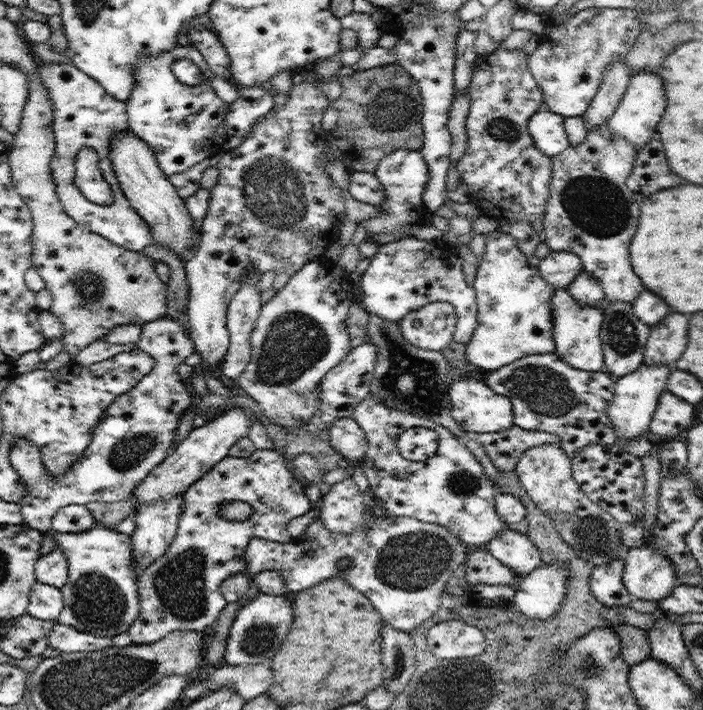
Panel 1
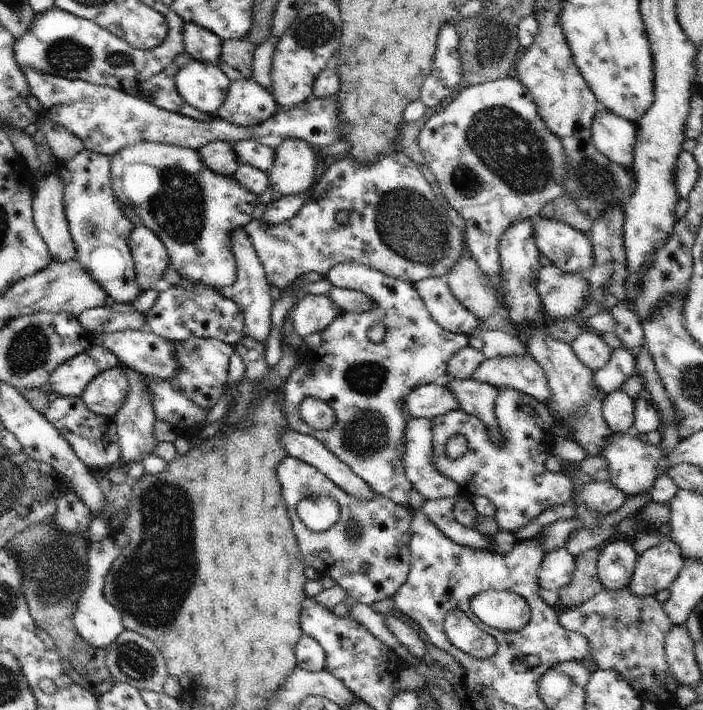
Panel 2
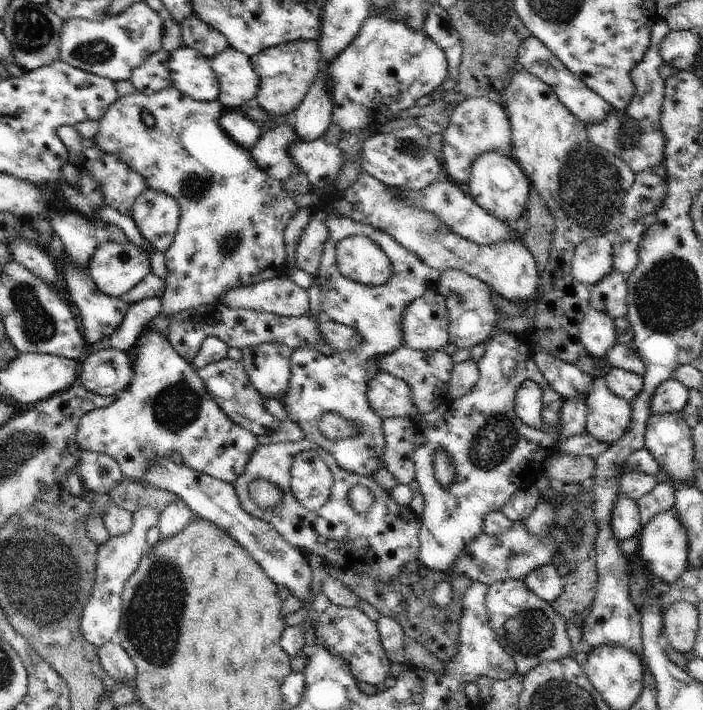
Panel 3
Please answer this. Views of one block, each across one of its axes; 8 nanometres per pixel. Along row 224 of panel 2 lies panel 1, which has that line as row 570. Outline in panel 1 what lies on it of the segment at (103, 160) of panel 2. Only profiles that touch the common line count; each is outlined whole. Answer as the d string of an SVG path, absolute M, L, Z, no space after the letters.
M96 526L84 532L57 532L56 544L66 555L69 566L67 583L61 588L64 608L57 618L59 623L77 628L96 636L118 636L127 632L141 611L138 592L138 572L133 567L133 546L131 535L105 526Z

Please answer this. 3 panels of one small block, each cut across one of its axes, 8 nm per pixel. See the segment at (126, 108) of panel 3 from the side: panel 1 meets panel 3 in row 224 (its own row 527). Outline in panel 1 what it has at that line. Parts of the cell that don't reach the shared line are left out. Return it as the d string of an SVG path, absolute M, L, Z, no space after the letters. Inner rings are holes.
M255 449L247 457L228 455L184 492L183 511L172 544L137 577L141 611L127 630L134 645L158 642L172 631L195 630L202 633L207 630L218 620L220 612L227 604L221 594L221 583L230 575L247 573L245 554L248 543L254 537L279 543L290 542L292 536L287 529L288 522L306 514L313 502L306 494L307 486L296 479L287 466L282 452L276 449ZM235 500L248 503L253 508L248 520L228 520L219 512L222 504Z

